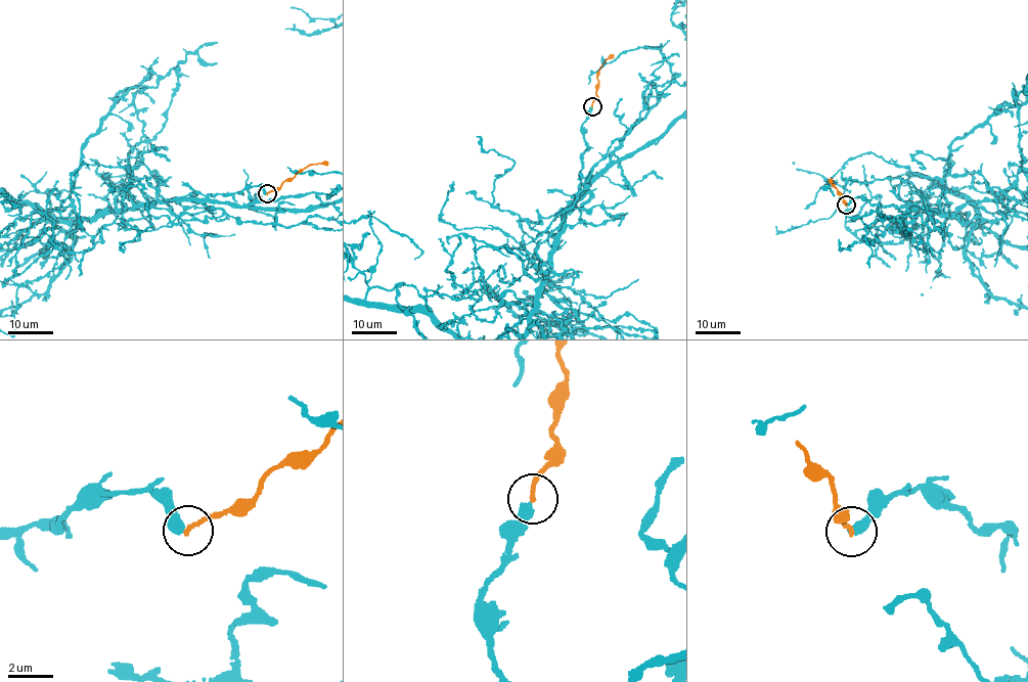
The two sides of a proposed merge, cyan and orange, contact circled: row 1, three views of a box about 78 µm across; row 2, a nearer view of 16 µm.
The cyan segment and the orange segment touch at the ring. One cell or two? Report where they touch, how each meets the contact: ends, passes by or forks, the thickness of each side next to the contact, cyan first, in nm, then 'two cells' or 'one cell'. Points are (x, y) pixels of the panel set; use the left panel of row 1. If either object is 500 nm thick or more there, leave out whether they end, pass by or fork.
place (267, 193); cyan ends; orange ends; calibres 460 and 190 nm; two cells

